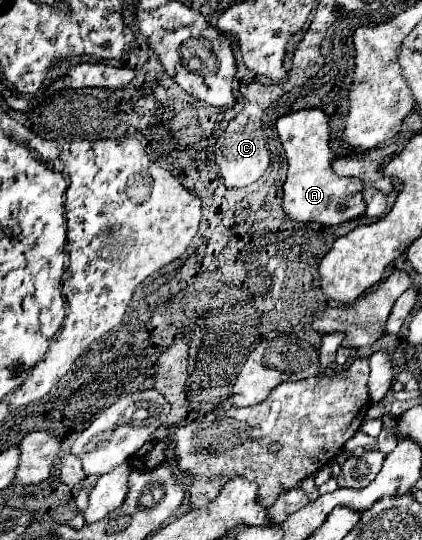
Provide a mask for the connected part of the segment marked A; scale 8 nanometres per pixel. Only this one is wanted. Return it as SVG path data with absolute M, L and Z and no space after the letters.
M298 110L284 114L276 120L276 130L288 158L288 174L284 182L282 210L296 222L318 222L324 226L336 226L352 220L364 212L362 182L356 178L342 178L334 174L330 162L334 154L328 146L328 118L322 110Z

